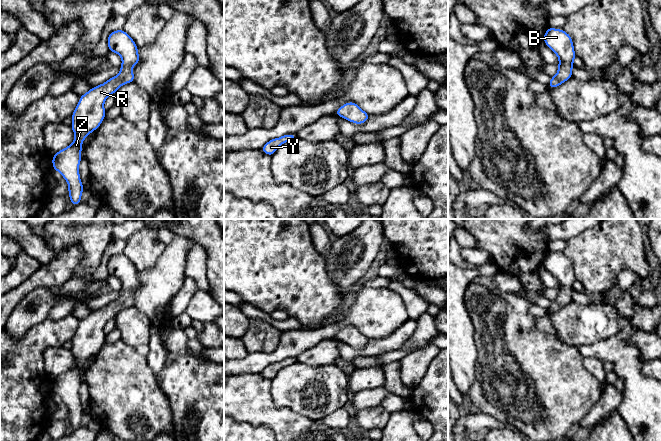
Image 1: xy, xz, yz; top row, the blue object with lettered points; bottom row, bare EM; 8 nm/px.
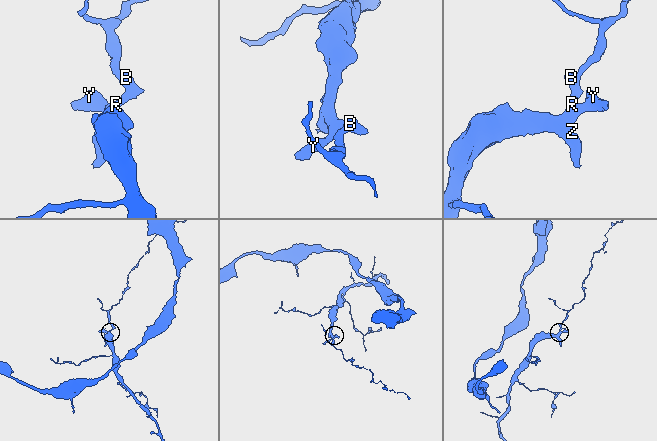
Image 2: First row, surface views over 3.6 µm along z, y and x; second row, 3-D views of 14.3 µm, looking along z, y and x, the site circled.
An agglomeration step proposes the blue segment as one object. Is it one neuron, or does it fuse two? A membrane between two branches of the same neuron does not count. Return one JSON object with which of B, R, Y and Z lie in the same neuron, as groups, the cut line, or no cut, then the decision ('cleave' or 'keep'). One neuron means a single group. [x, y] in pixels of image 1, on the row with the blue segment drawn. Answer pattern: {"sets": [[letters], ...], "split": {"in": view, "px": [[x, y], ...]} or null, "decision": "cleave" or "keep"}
{"sets": [["B", "R", "Y", "Z"]], "split": null, "decision": "keep"}

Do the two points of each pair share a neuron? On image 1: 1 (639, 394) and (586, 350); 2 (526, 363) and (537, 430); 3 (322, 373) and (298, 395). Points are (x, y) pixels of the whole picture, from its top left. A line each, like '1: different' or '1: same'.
1: same
2: same
3: same

